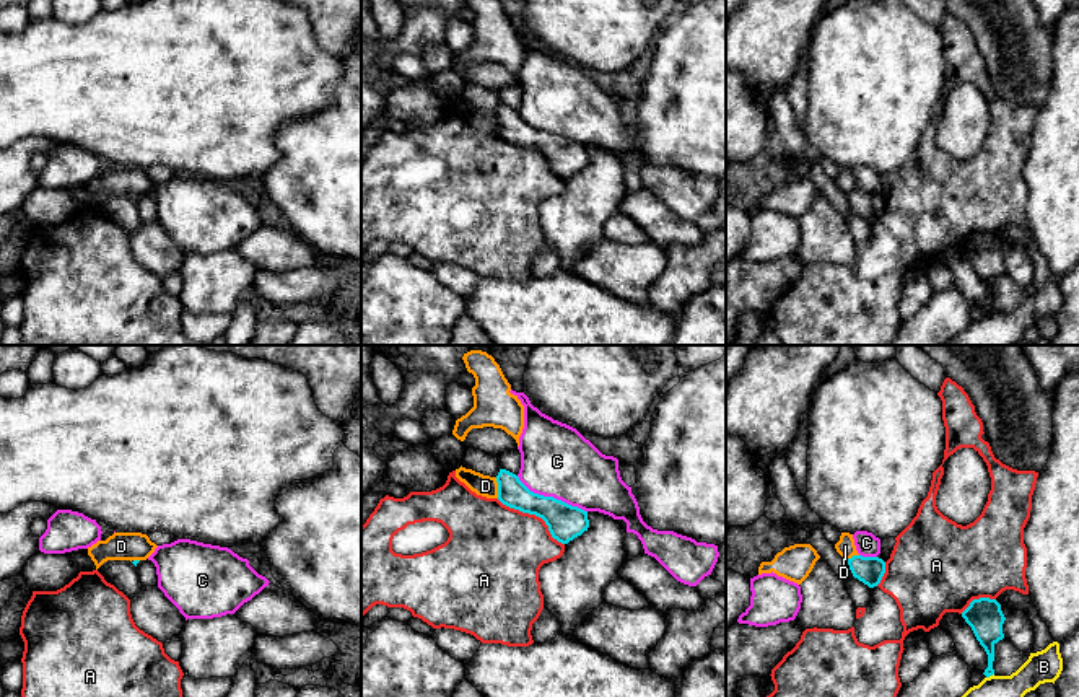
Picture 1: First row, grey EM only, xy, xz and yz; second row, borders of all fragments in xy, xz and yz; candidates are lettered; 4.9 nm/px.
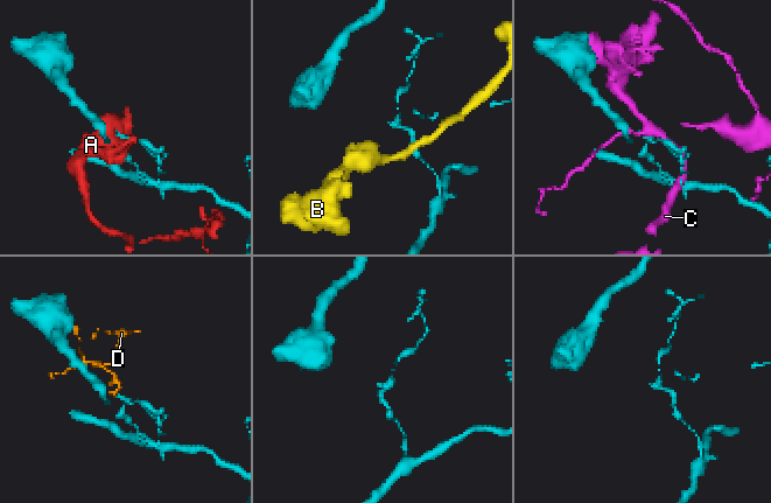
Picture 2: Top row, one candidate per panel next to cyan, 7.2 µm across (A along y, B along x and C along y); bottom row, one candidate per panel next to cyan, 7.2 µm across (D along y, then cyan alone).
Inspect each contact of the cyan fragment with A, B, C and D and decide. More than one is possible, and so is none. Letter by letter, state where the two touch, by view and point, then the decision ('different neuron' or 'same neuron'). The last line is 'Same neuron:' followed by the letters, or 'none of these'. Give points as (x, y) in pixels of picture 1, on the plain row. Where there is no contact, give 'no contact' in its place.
A: meets cyan in xz at (534, 149); different neuron
B: meets cyan in yz at (990, 310); different neuron
C: meets cyan in xz at (552, 132); different neuron
D: meets cyan in xz at (498, 122); different neuron
Same neuron: none of these

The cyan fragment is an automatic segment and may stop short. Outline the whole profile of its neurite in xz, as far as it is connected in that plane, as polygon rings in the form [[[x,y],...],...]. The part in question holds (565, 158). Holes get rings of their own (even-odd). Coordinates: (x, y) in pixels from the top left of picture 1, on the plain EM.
[[[500,104],[496,117],[498,135],[503,140],[542,153],[558,178],[568,179],[588,166],[588,147],[553,132],[531,127],[516,109],[506,104]]]

